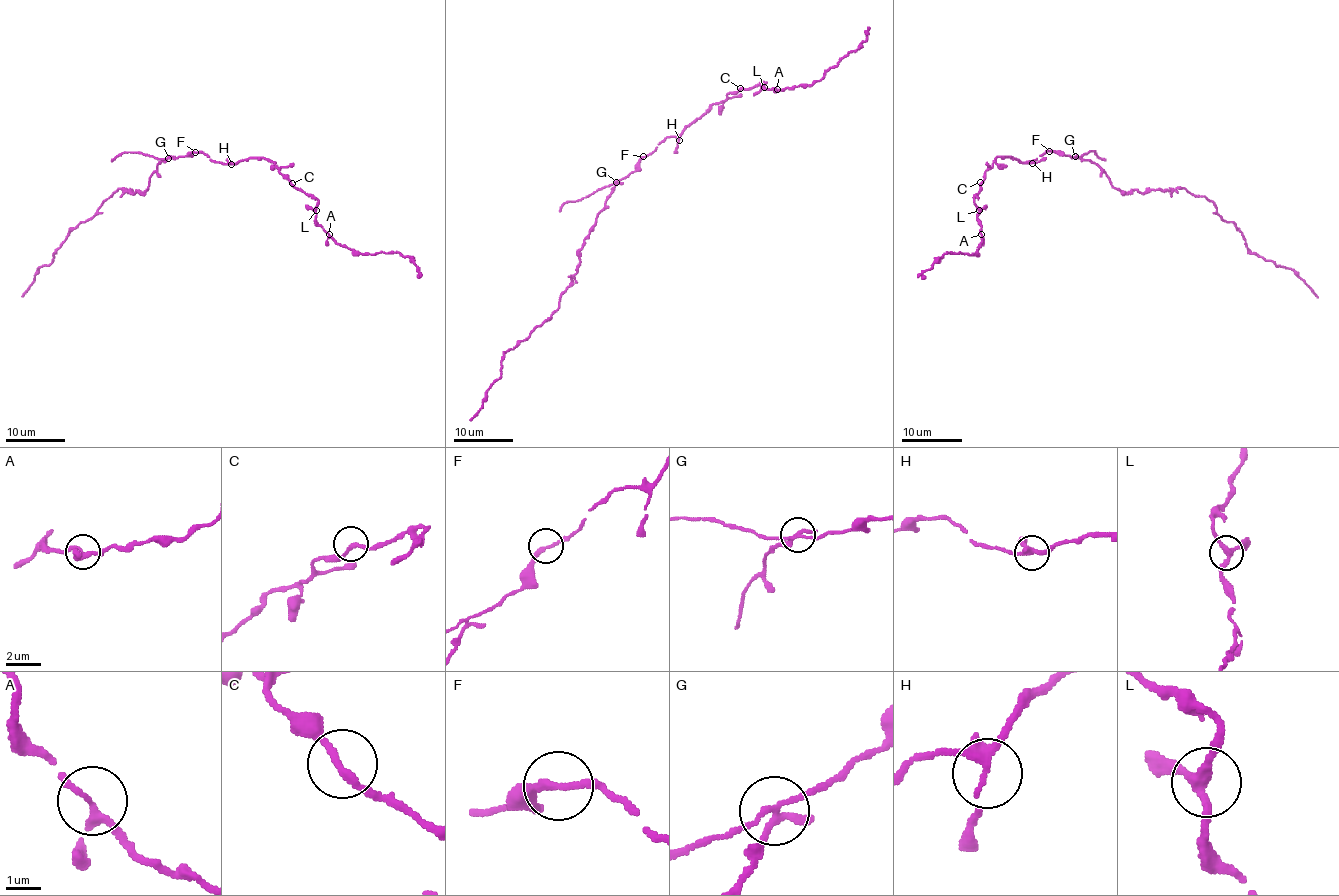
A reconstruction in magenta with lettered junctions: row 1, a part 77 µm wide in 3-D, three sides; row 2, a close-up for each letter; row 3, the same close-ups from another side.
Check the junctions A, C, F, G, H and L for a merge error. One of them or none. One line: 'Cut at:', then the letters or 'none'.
Cut at: G

